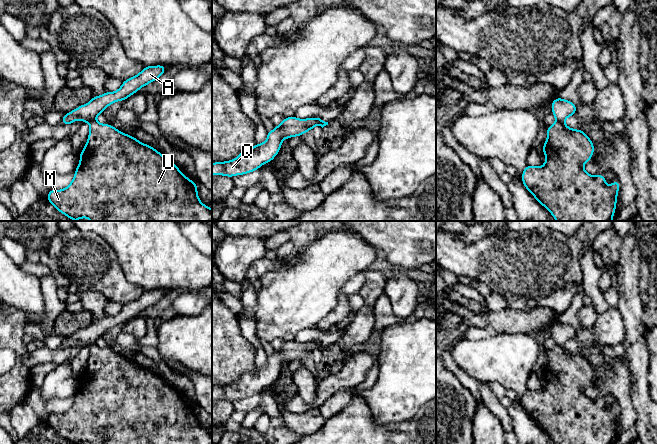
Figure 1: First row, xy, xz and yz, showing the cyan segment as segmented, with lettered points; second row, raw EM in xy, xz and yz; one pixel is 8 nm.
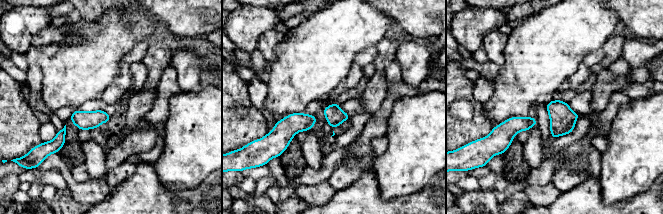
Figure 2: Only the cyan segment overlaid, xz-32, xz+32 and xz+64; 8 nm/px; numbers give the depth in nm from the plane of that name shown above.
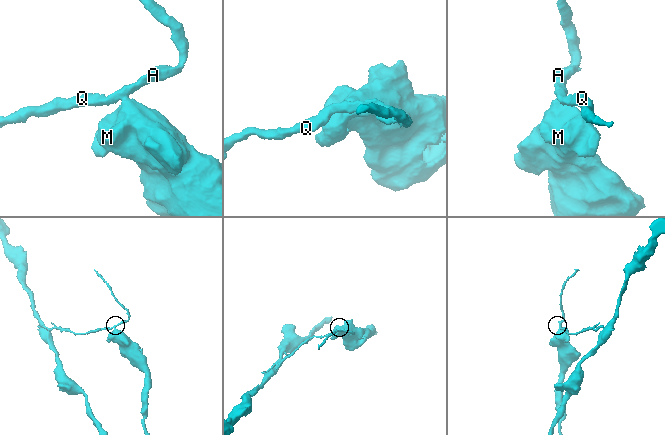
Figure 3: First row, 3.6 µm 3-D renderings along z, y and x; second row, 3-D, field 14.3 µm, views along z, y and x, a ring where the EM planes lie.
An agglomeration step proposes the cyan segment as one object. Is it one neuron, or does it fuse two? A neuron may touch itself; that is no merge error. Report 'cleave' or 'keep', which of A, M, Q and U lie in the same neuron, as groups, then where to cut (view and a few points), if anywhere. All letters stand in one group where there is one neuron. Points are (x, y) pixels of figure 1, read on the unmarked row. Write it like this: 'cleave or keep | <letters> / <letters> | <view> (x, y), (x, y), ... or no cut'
cleave | A Q / M U | xz (314, 341), (318, 348)

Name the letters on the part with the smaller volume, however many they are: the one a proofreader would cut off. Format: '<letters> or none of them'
A, Q

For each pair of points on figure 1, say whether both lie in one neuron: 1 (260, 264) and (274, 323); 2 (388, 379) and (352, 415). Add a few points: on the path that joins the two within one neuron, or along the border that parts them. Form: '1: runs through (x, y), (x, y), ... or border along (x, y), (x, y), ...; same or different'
1: border along (285, 267), (264, 274), (257, 286), (246, 279); different
2: border along (360, 393), (365, 399), (375, 423); different

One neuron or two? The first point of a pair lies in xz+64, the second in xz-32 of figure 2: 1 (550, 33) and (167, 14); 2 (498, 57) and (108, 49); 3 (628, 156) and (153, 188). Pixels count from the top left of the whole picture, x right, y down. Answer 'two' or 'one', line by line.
1: two
2: two
3: two

